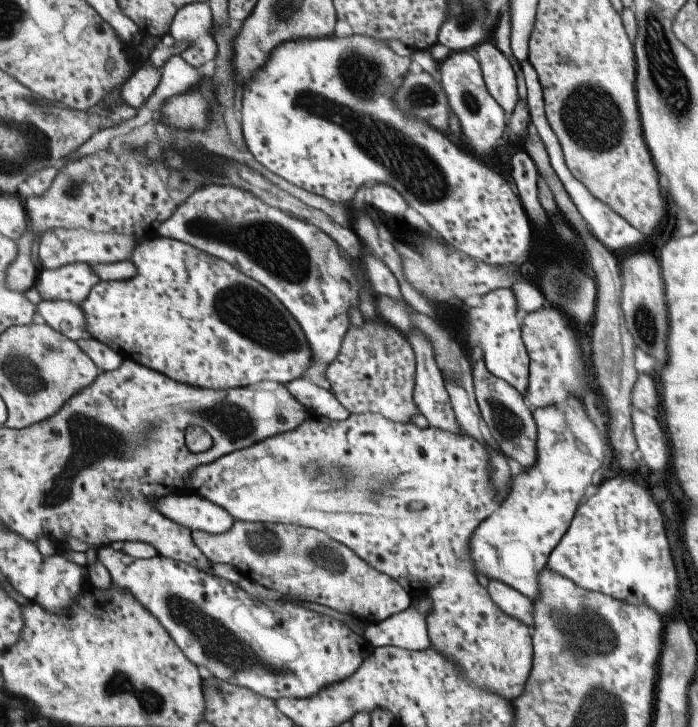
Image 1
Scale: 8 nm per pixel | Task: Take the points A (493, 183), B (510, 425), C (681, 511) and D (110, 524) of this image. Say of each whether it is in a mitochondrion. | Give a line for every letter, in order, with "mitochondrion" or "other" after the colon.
A: other
B: mitochondrion
C: other
D: other

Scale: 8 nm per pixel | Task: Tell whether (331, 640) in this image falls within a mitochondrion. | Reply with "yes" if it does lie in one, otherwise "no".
no

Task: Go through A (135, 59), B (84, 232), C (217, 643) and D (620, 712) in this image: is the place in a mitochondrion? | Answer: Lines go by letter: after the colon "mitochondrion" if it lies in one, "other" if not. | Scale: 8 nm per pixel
A: other
B: other
C: mitochondrion
D: mitochondrion

